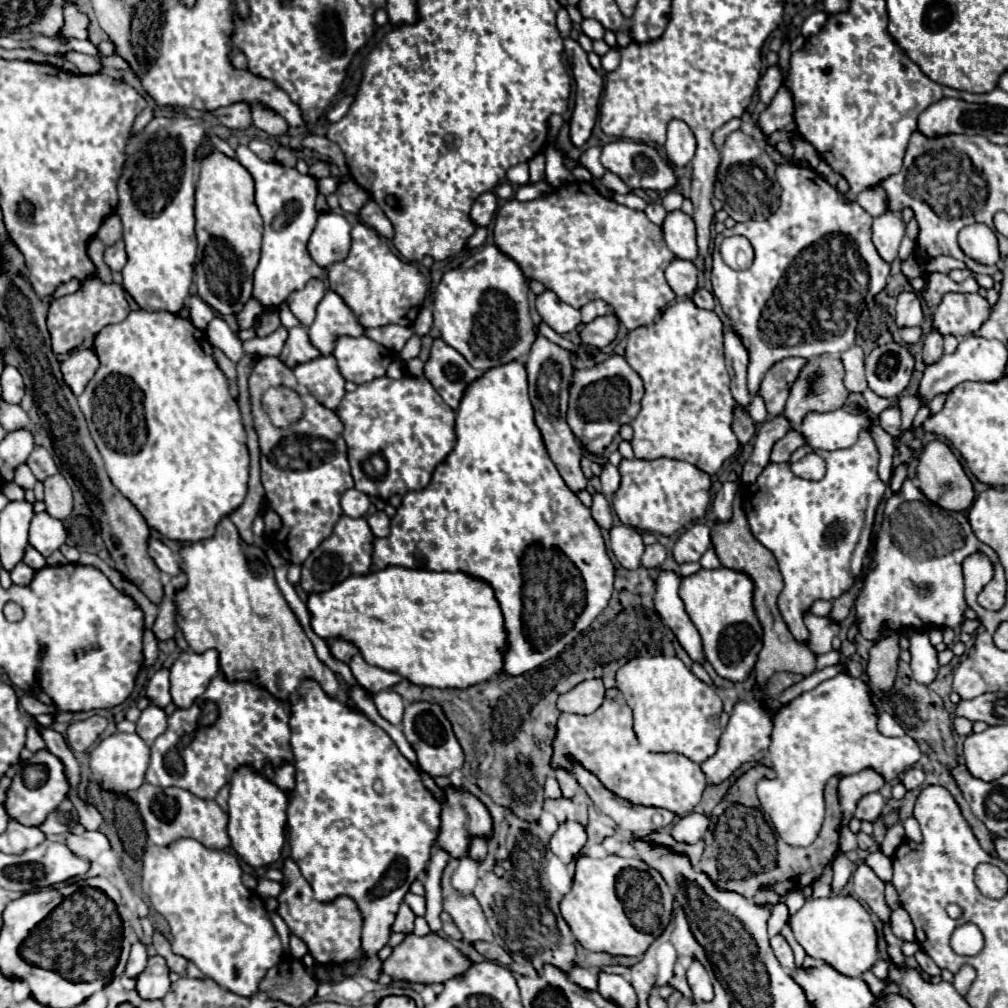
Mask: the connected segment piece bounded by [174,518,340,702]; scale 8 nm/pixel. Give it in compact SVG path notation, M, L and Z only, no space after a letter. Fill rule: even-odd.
M224 518L224 522L218 524L216 534L212 538L182 546L180 558L182 572L188 580L186 586L174 594L176 624L194 652L216 648L220 652L220 670L228 680L254 680L284 702L298 700L296 688L304 678L314 678L326 690L328 696L338 696L338 678L326 664L318 660L314 646L304 634L296 614L282 598L266 552L256 544L246 544L238 536L238 528L230 522L230 518Z

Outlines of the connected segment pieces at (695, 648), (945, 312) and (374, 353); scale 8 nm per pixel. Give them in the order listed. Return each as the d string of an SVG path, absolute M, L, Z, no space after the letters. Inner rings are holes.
M662 570L656 578L654 606L656 606L658 614L662 616L664 624L676 634L678 642L688 652L688 656L694 662L702 664L704 662L702 640L700 640L696 626L692 624L692 620L688 618L688 614L684 610L684 602L678 596L678 584L680 584L680 576L676 572Z
M948 292L934 310L934 328L940 334L966 336L976 332L990 316L990 304L980 294Z
M340 336L334 356L342 376L354 384L382 378L392 362L392 352L366 336Z

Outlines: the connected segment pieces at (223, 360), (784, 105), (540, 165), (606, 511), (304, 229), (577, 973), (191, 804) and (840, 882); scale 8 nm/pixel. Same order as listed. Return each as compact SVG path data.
M218 348L214 350L214 358L220 366L220 370L224 372L224 376L228 378L228 388L230 388L230 394L236 398L238 396L238 384L236 384L236 364L230 362L222 352L218 352Z
M786 84L780 86L780 90L774 96L774 100L760 114L760 122L758 124L760 124L760 128L764 130L766 136L770 136L772 132L779 130L792 132L796 129L794 122L794 96L790 96L790 88L786 88Z
M538 154L538 156L534 156L528 162L528 166L530 166L530 184L534 184L534 182L538 182L538 180L544 178L544 164L546 164L544 154Z
M594 494L592 498L594 498L594 502L592 502L592 516L594 516L594 520L598 522L600 528L610 530L612 528L612 510L610 510L608 500L602 494Z
M238 146L236 158L254 178L256 206L264 220L262 252L260 264L254 272L252 294L262 302L262 306L278 308L290 292L300 290L310 278L326 278L326 270L320 268L308 254L308 240L318 220L318 212L314 208L318 182L308 174L300 174L296 168L288 168L274 160L260 160L248 146Z
M572 966L570 972L568 972L568 978L570 978L572 982L576 982L578 986L586 988L586 990L596 990L596 988L598 988L596 974L590 972L590 970L584 968L584 966Z
M144 782L136 790L136 804L142 814L148 840L158 846L166 846L178 838L194 838L206 848L218 848L218 850L230 846L230 836L226 832L228 814L224 814L214 800L202 800L182 788L160 788Z
M838 854L836 862L834 862L834 882L832 882L832 894L840 894L840 890L848 884L848 878L854 870L854 864L844 856Z

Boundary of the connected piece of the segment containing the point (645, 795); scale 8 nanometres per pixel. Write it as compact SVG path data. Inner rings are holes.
M618 688L606 690L604 704L588 714L560 714L558 734L554 740L554 766L568 768L568 756L574 756L586 770L590 770L608 790L632 804L658 806L686 816L700 802L708 784L700 764L682 754L654 754L646 752L632 730L632 712Z

